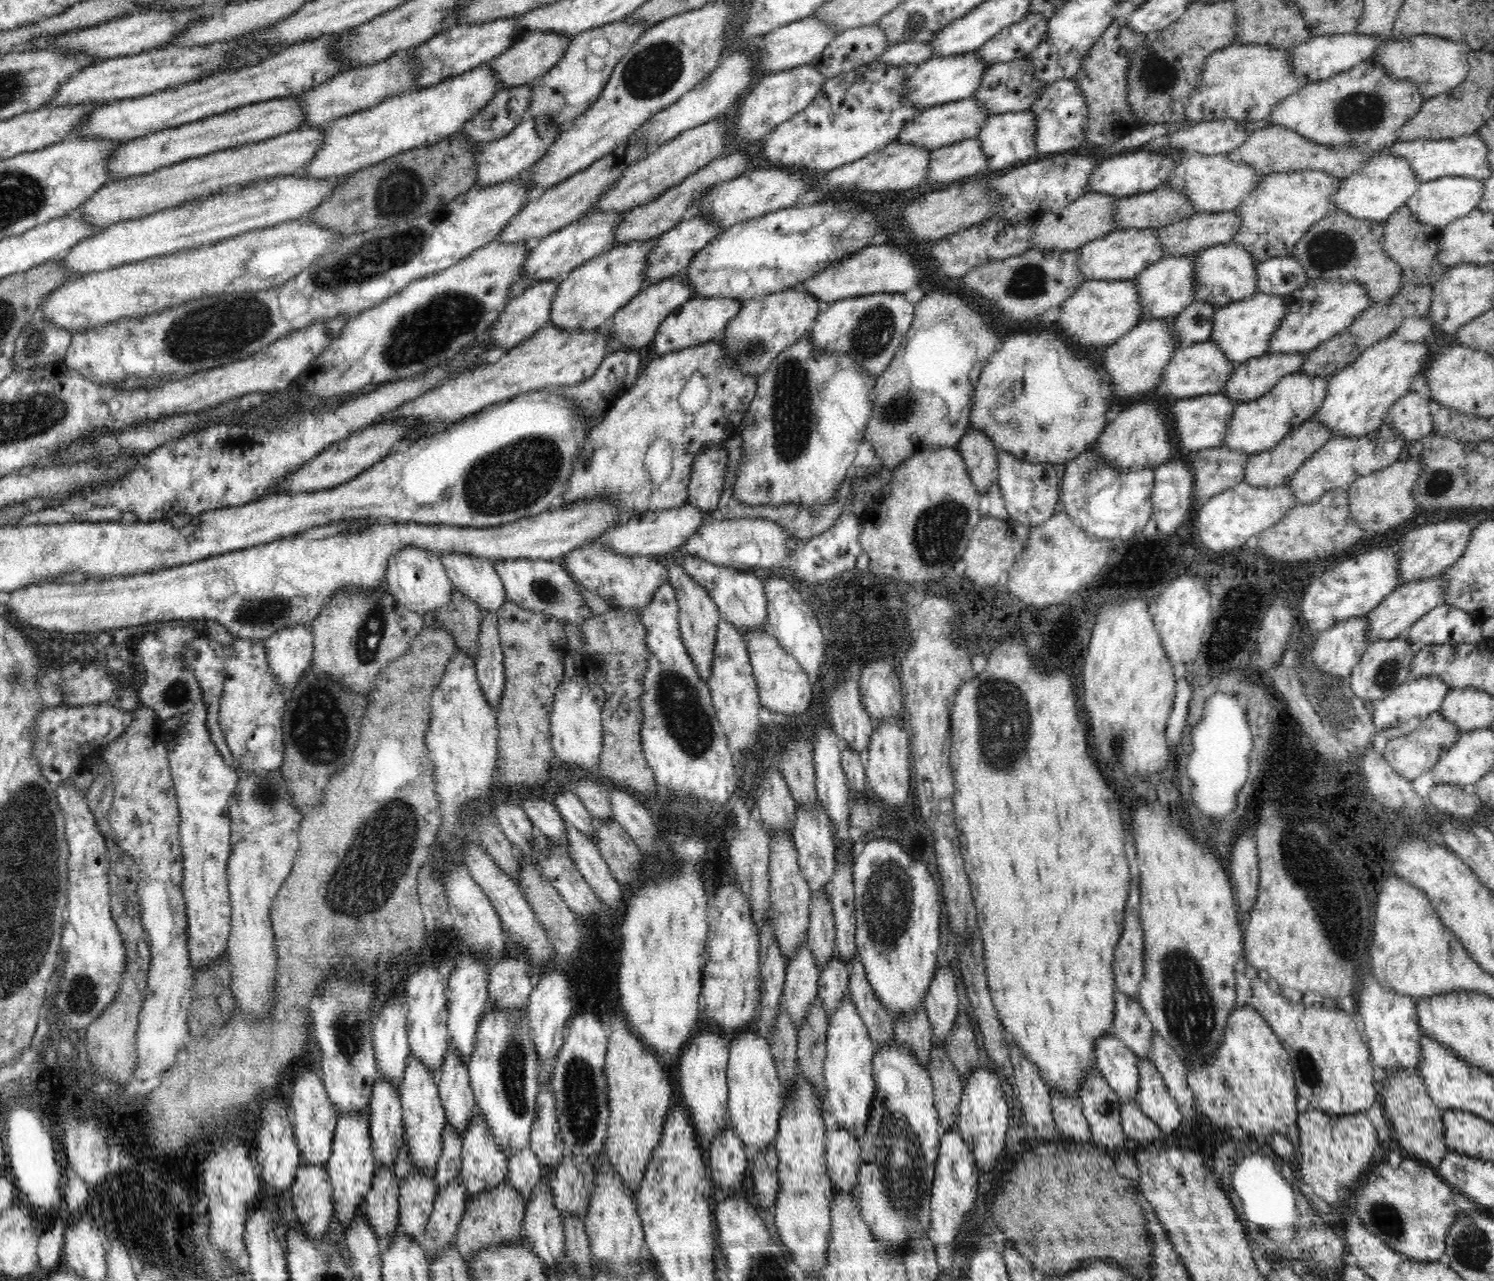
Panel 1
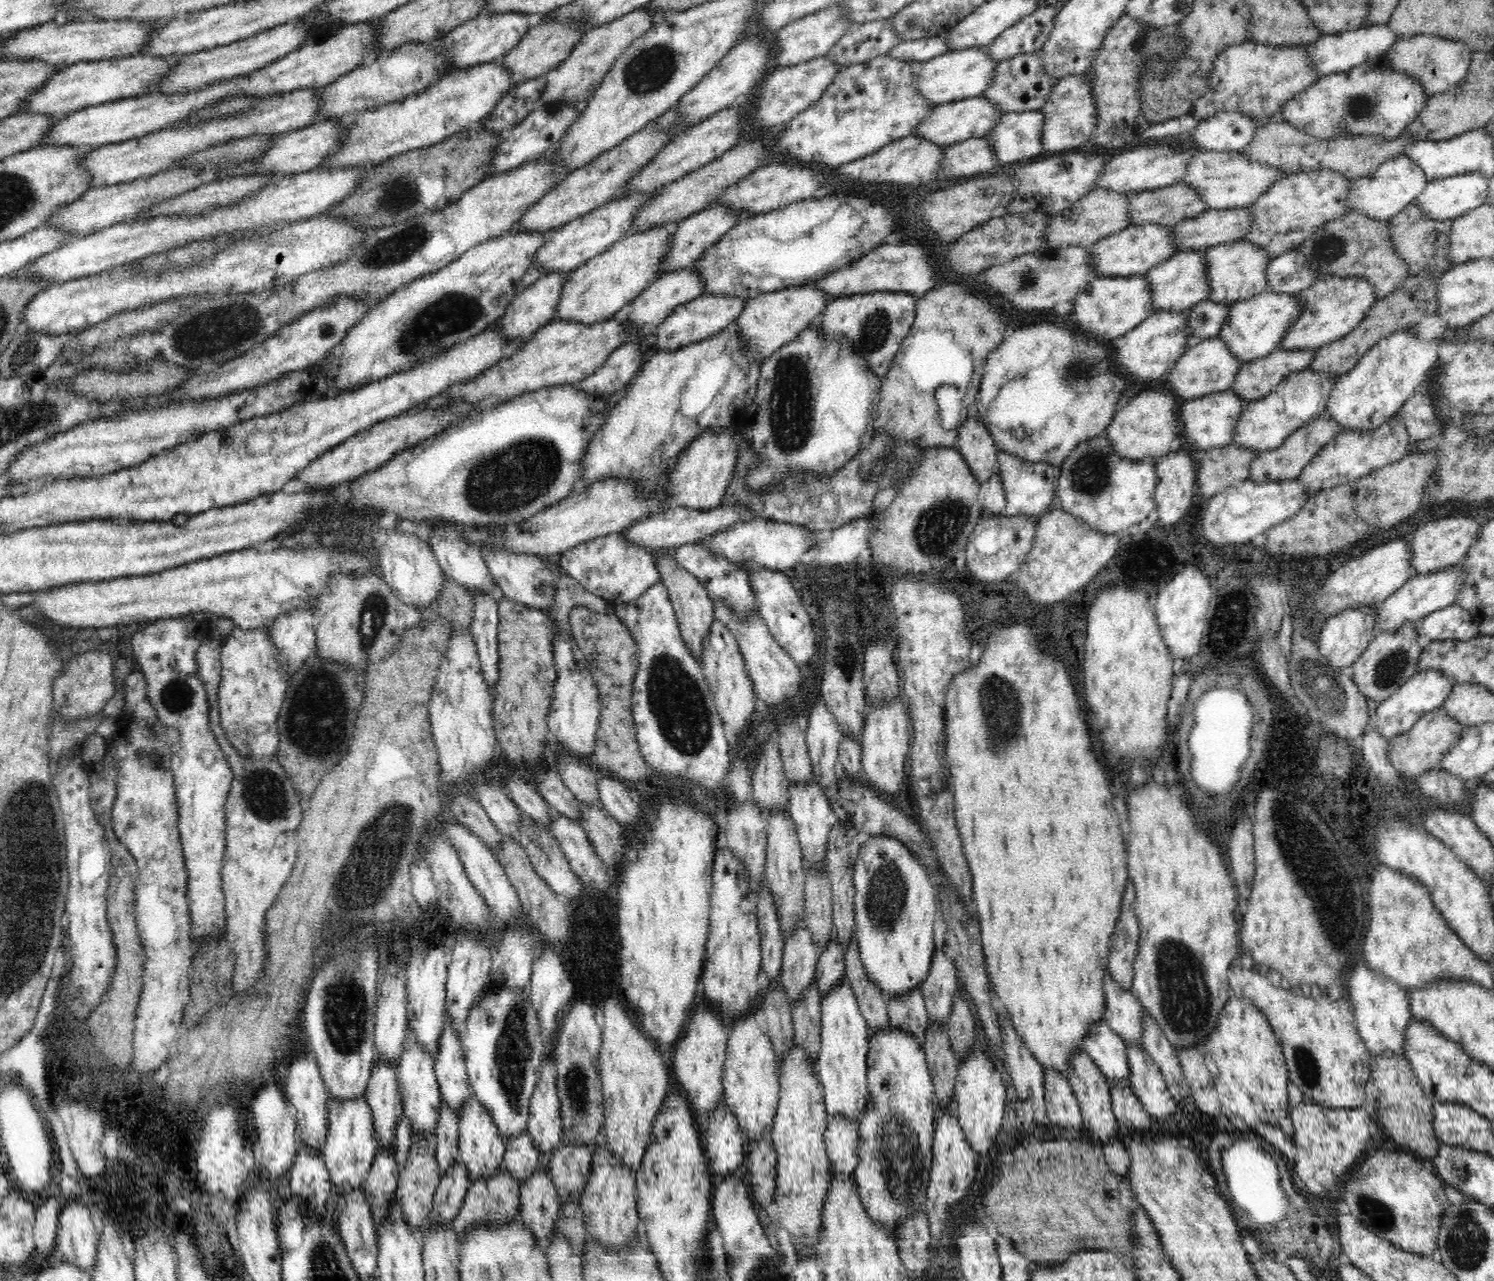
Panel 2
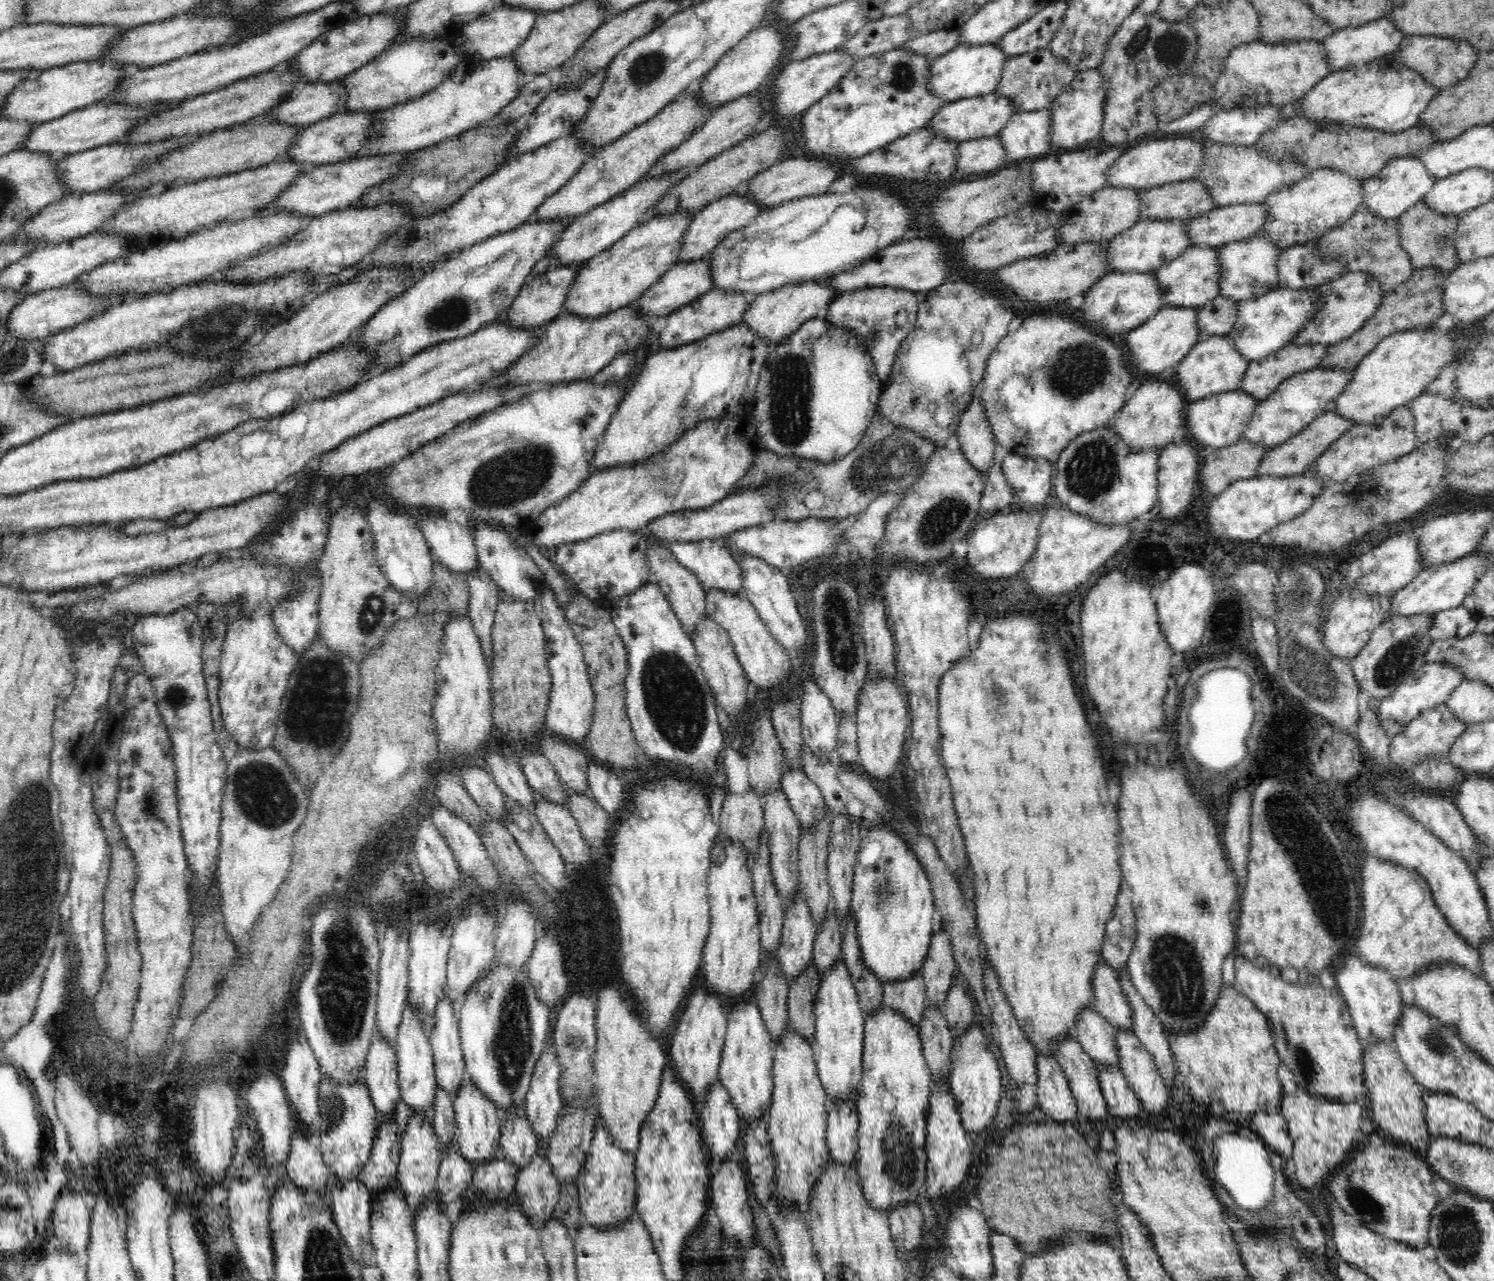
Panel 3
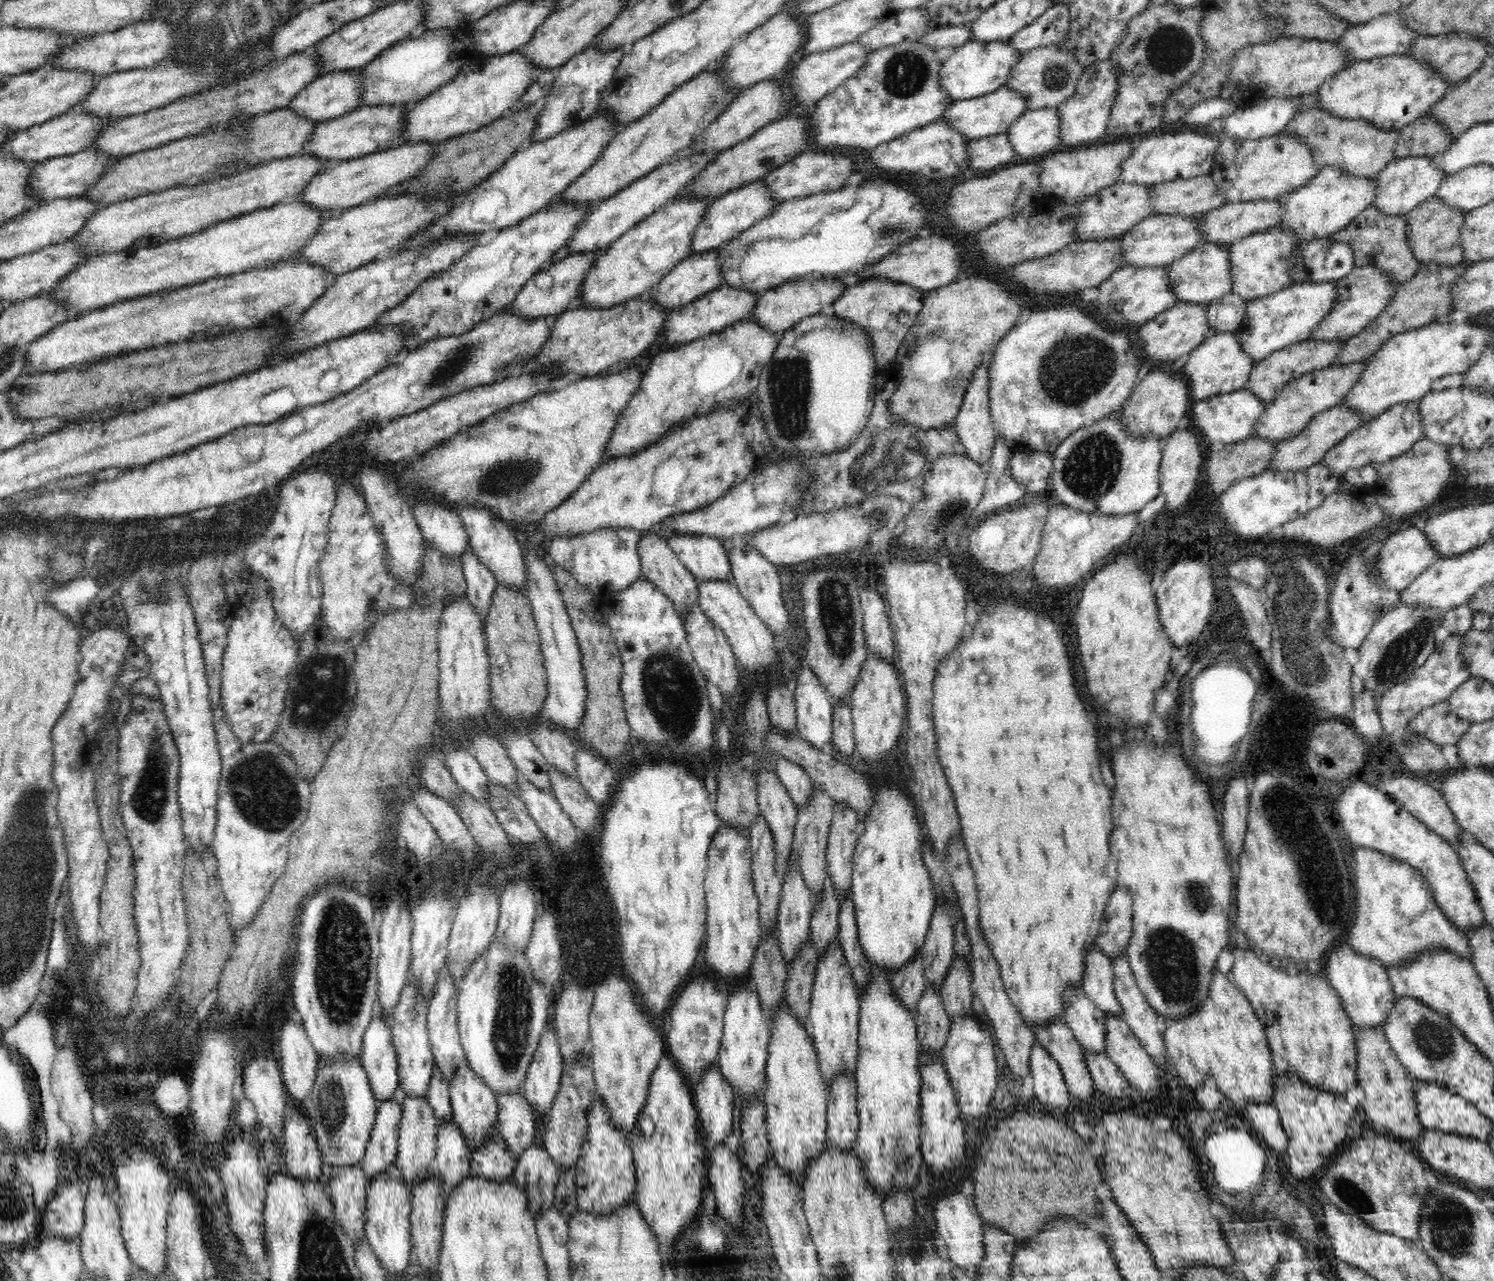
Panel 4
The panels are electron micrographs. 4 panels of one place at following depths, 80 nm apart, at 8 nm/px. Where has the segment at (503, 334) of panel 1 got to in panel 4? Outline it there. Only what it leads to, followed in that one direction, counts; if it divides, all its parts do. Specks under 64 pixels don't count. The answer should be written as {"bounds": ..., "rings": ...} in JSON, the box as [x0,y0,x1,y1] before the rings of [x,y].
{"bounds":[512,250,605,319],"rings":[[[592,250],[586,254],[570,254],[558,262],[545,265],[542,270],[544,270],[544,274],[548,274],[552,278],[552,284],[548,288],[542,288],[542,286],[538,286],[538,276],[531,276],[512,302],[514,313],[522,315],[522,317],[544,316],[555,319],[566,312],[568,308],[574,306],[576,298],[580,296],[584,276],[595,268],[597,259],[605,252],[603,250]]]}

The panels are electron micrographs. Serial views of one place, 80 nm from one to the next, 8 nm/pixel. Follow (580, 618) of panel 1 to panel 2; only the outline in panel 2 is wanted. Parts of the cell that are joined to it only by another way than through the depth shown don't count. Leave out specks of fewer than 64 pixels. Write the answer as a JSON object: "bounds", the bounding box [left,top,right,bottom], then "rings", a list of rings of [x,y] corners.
{"bounds":[481,547,555,612],"rings":[[[482,547],[481,553],[503,599],[524,604],[538,612],[552,610],[555,602],[554,573],[538,556],[512,553],[506,549],[488,549],[488,547]]]}

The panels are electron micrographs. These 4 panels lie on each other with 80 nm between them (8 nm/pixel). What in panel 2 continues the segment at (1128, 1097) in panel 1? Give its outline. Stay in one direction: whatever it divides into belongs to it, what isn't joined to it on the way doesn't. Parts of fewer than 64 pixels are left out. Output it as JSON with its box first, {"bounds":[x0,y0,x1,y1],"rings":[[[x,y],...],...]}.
{"bounds":[1082,1021,1131,1086],"rings":[[[1106,1021],[1095,1022],[1089,1028],[1082,1048],[1105,1074],[1109,1083],[1128,1083],[1131,1086],[1125,1040]]]}

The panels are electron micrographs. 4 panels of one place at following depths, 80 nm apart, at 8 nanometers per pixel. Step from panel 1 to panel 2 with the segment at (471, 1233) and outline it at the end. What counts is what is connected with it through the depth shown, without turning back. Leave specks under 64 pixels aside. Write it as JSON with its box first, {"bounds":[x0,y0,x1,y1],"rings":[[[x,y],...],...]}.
{"bounds":[452,1166,520,1240],"rings":[[[504,1166],[492,1176],[480,1177],[469,1186],[468,1192],[454,1221],[452,1229],[460,1240],[466,1233],[478,1226],[504,1226],[518,1220],[520,1206],[520,1181]]]}

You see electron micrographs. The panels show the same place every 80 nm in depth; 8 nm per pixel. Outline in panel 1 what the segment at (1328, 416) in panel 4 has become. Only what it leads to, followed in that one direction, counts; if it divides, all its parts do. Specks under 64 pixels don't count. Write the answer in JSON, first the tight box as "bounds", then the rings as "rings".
{"bounds":[1244,417,1332,487],"rings":[[[1315,417],[1304,424],[1300,424],[1300,426],[1292,428],[1276,448],[1249,455],[1248,460],[1246,460],[1246,470],[1244,470],[1244,481],[1255,487],[1288,485],[1288,482],[1294,476],[1294,472],[1323,444],[1326,444],[1332,436],[1330,429]]]}

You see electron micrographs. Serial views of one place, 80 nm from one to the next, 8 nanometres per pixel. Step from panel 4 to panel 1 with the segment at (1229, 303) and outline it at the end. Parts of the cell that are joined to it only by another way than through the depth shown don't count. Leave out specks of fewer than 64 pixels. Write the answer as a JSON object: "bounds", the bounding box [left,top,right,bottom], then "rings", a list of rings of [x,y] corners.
{"bounds":[1166,299,1216,348],"rings":[[[1196,299],[1180,314],[1174,317],[1166,316],[1172,323],[1172,333],[1176,335],[1176,348],[1189,347],[1194,343],[1210,340],[1216,310],[1212,304]]]}

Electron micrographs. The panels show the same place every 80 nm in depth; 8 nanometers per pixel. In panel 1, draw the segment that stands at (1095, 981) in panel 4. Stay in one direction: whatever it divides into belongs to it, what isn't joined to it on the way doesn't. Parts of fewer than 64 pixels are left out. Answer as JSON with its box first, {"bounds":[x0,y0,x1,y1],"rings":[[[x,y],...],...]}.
{"bounds":[1111,989,1153,1060],"rings":[[[1114,989],[1115,1013],[1111,1033],[1138,1057],[1151,1060],[1153,1049],[1152,1021],[1136,998]]]}

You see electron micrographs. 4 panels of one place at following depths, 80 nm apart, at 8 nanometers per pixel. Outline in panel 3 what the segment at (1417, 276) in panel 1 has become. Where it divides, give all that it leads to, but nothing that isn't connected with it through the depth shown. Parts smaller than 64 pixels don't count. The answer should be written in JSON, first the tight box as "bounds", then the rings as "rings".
{"bounds":[1397,200,1462,273],"rings":[[[1422,200],[1414,204],[1410,210],[1406,210],[1397,219],[1400,245],[1410,256],[1414,270],[1432,266],[1444,273],[1450,273],[1462,264],[1456,247],[1454,247],[1456,226],[1458,226],[1459,220],[1458,215],[1436,213],[1426,205],[1426,201]]]}

